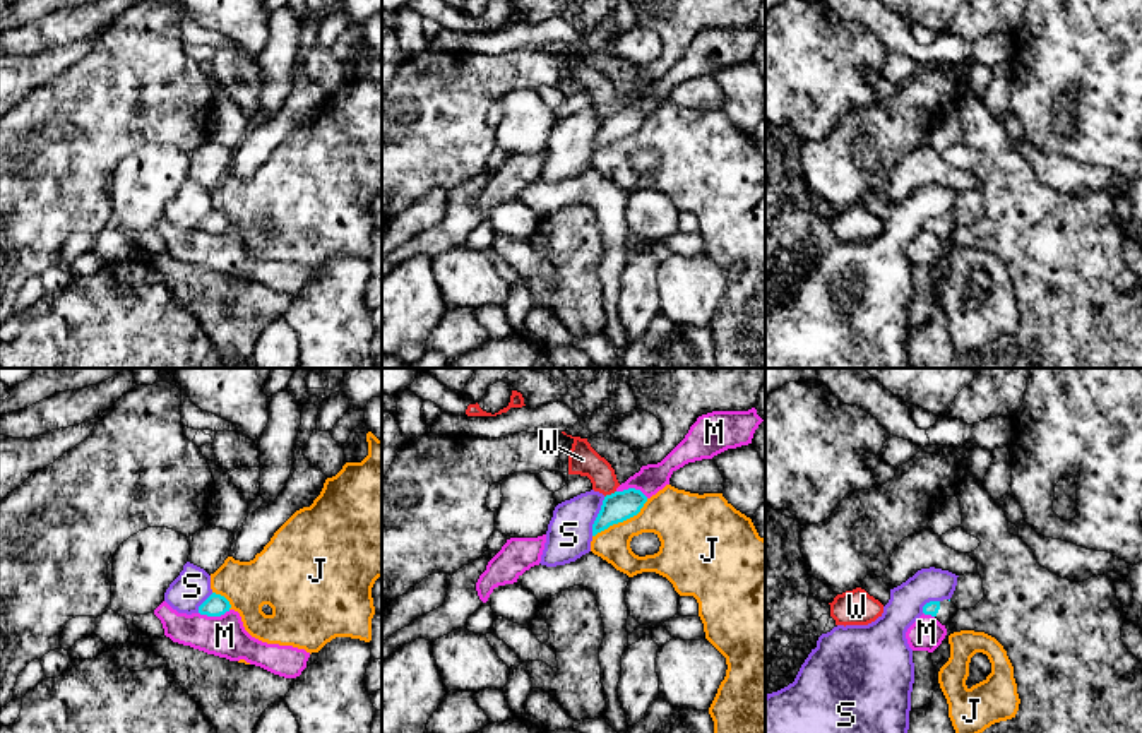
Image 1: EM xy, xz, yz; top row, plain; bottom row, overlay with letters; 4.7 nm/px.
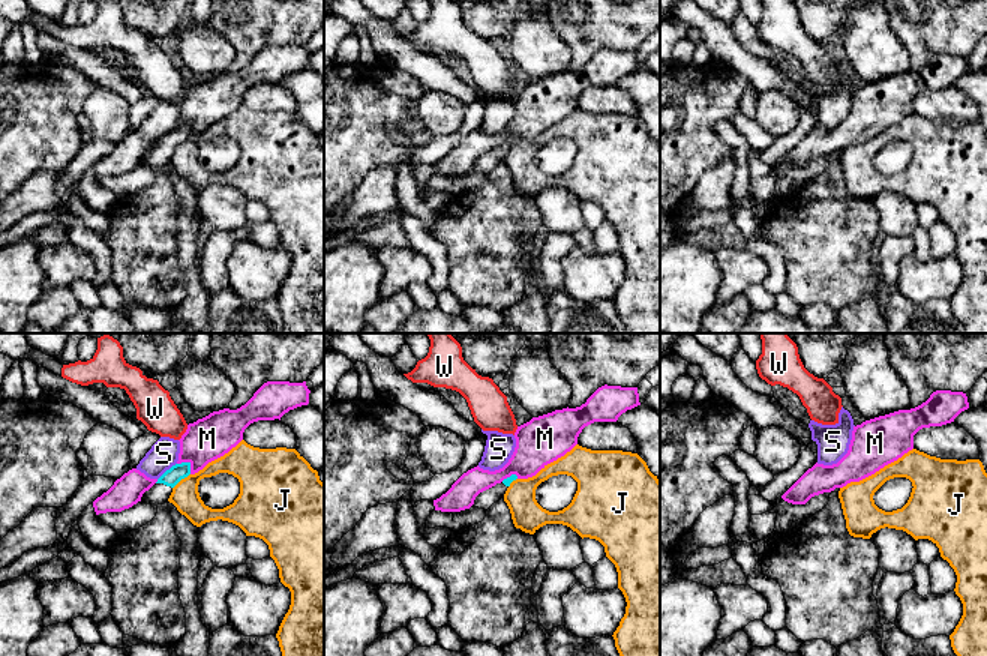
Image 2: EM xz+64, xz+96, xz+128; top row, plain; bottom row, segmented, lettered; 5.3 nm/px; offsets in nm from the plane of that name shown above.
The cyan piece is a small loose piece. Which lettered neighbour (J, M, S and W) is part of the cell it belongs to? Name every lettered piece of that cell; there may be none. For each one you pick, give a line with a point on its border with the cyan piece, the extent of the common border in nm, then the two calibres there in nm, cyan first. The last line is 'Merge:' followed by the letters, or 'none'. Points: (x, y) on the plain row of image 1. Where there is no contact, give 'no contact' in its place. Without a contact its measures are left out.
Merge: none

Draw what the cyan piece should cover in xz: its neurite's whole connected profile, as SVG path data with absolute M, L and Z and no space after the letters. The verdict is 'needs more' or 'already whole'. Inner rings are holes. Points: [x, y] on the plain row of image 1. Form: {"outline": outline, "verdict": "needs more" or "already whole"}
{"outline": "M635 104L606 111L601 127L592 140L592 152L613 140L623 139L640 128L647 113Z", "verdict": "already whole"}

